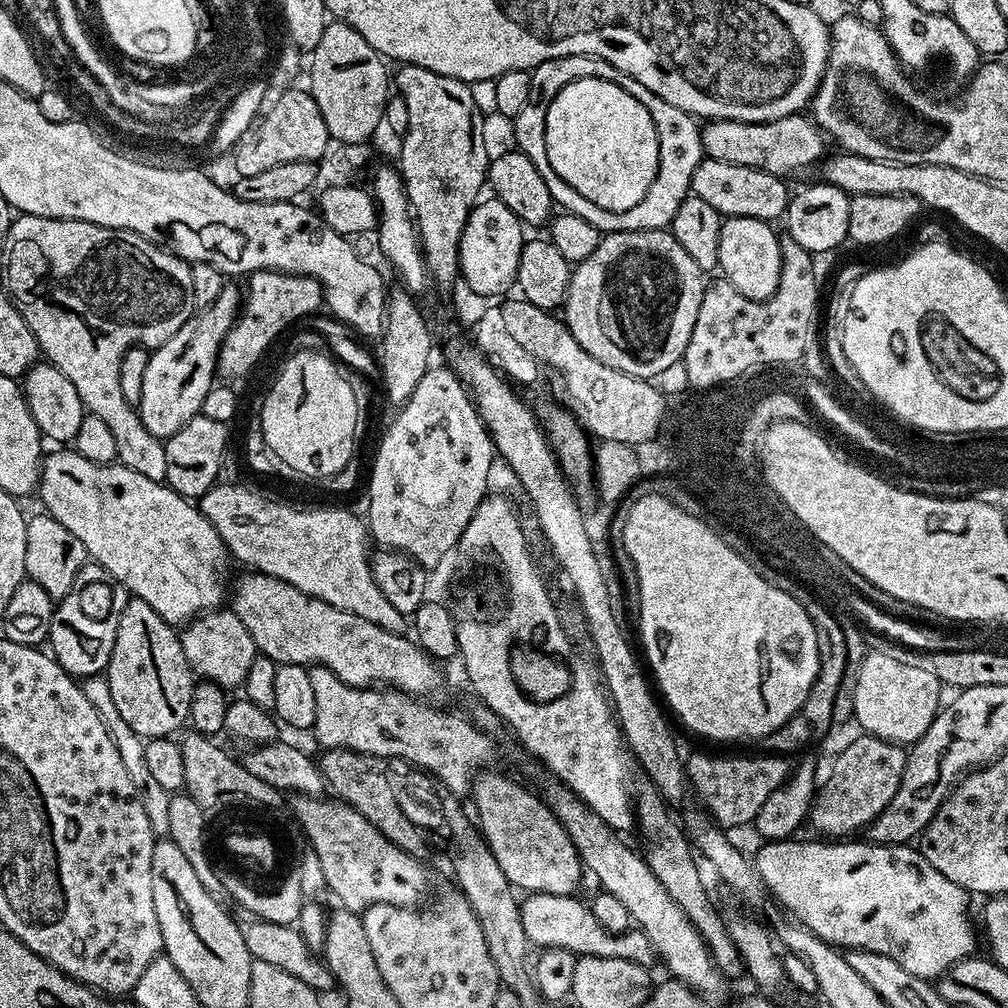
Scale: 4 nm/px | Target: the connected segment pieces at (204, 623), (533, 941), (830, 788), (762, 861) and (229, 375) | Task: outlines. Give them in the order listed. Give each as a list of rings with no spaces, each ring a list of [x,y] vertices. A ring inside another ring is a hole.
[[[213,610],[205,612],[183,625],[179,633],[180,645],[186,654],[186,662],[201,681],[216,684],[223,690],[239,689],[246,674],[258,654],[250,630],[242,626],[236,613],[231,610]]]
[[[533,892],[520,900],[522,926],[526,930],[529,945],[537,949],[561,948],[570,950],[579,958],[581,956],[597,956],[598,958],[626,958],[630,962],[638,962],[645,966],[654,960],[654,949],[646,934],[639,930],[627,932],[611,932],[594,918],[591,907],[575,895],[559,896],[545,892]]]
[[[860,734],[831,761],[833,774],[830,780],[818,788],[812,801],[810,828],[824,838],[848,838],[851,832],[867,829],[898,790],[904,767],[908,764],[905,749],[877,736]]]
[[[789,838],[787,840],[774,840],[761,843],[759,845],[761,847],[760,853],[754,856],[756,873],[760,876],[760,880],[764,883],[765,888],[768,889],[771,899],[773,901],[776,899],[789,912],[785,913],[795,923],[805,924],[815,936],[822,938],[827,944],[832,945],[833,948],[837,950],[860,949],[862,951],[874,951],[875,954],[884,954],[887,958],[892,958],[895,962],[898,962],[902,966],[902,969],[908,970],[910,974],[929,982],[935,981],[943,972],[948,971],[949,968],[953,968],[958,961],[967,960],[975,953],[972,951],[976,948],[976,936],[978,940],[978,932],[977,929],[976,932],[972,929],[972,920],[968,917],[970,893],[962,886],[950,882],[950,878],[946,878],[946,874],[934,870],[934,866],[930,866],[930,862],[926,859],[923,852],[906,844],[874,844],[871,842],[848,844],[852,842],[825,842],[820,838],[812,838],[816,840],[800,839]]]
[[[265,270],[251,273],[247,280],[248,296],[246,292],[242,307],[216,359],[219,379],[224,382],[235,382],[239,376],[246,375],[263,358],[264,351],[283,334],[287,324],[318,311],[324,304],[324,288],[312,276]]]

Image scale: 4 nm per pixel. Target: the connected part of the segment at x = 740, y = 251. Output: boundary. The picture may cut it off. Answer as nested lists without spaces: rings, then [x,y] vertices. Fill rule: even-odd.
[[[745,216],[727,217],[720,225],[718,238],[718,265],[723,279],[736,287],[738,294],[746,294],[751,300],[768,300],[780,285],[780,236],[767,220],[746,218]]]

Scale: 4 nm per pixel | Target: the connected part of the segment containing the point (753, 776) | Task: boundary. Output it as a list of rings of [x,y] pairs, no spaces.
[[[700,752],[697,756],[687,757],[686,771],[691,787],[700,795],[705,804],[707,815],[725,830],[751,825],[756,819],[762,802],[783,786],[790,775],[790,764],[779,754],[764,756],[707,756]]]

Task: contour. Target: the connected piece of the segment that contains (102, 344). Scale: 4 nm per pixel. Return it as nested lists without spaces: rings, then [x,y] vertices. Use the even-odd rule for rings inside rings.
[[[23,214],[13,219],[2,256],[3,287],[22,314],[26,326],[30,326],[43,359],[66,374],[66,378],[74,382],[74,390],[78,390],[78,398],[82,398],[85,409],[102,418],[118,445],[116,460],[146,478],[166,481],[164,441],[142,426],[139,411],[126,402],[119,386],[119,364],[132,348],[159,348],[192,319],[196,308],[194,282],[190,278],[192,265],[129,228],[107,228],[81,220],[55,220]]]

